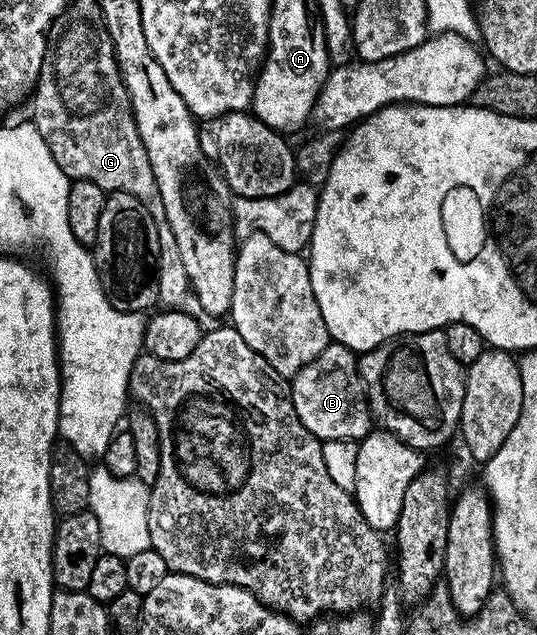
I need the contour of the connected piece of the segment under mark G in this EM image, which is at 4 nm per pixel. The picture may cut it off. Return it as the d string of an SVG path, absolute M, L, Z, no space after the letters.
M95 19L84 20L81 24L72 24L60 37L55 37L43 66L40 67L40 78L31 93L31 123L36 125L38 134L46 142L54 162L66 175L69 181L89 180L94 182L106 194L125 192L134 194L146 206L150 218L154 218L154 226L158 226L158 301L165 309L176 310L184 299L189 299L190 285L186 266L182 266L182 258L178 254L178 242L174 242L174 230L166 222L166 210L162 206L162 194L158 194L158 182L154 178L154 170L150 166L150 158L146 154L146 146L142 146L142 138L138 134L138 126L134 122L134 114L130 106L128 91L112 49L112 39Z

